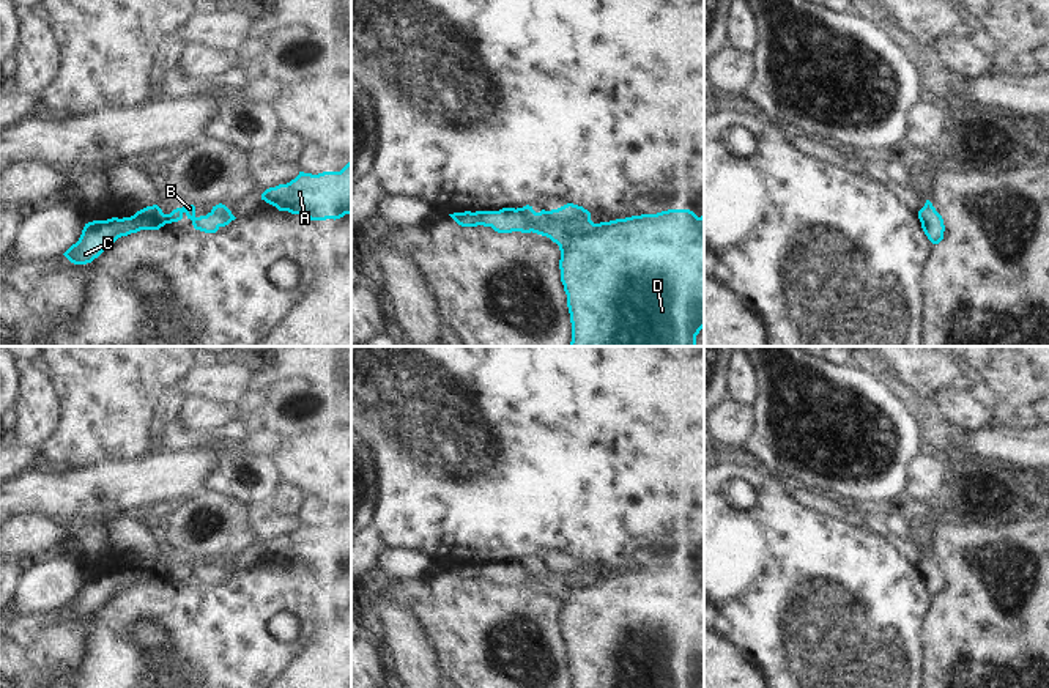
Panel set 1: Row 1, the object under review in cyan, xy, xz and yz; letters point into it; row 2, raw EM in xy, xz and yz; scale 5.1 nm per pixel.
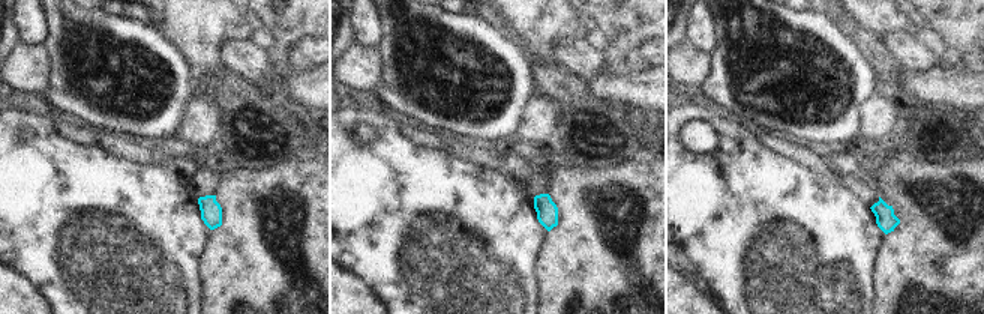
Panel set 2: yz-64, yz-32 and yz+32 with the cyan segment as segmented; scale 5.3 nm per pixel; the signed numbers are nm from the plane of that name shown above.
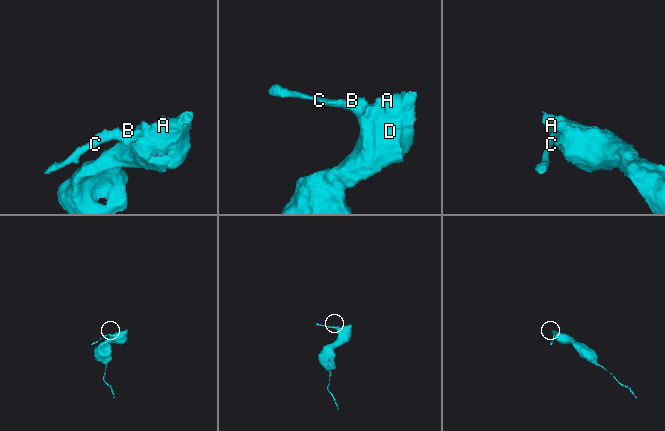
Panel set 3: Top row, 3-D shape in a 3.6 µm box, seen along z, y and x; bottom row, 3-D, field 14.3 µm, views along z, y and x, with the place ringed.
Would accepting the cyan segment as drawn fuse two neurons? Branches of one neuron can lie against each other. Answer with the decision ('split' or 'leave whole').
leave whole

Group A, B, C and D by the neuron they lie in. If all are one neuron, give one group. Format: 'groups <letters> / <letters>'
groups A B C D

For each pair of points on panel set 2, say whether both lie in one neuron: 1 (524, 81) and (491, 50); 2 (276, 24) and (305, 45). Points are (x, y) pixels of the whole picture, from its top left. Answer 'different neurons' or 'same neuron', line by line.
1: same neuron
2: different neurons

